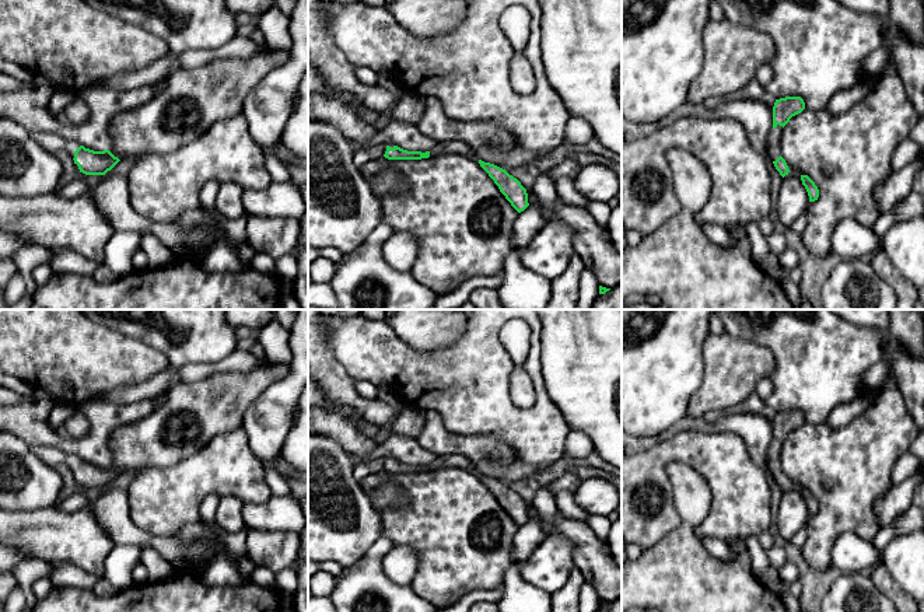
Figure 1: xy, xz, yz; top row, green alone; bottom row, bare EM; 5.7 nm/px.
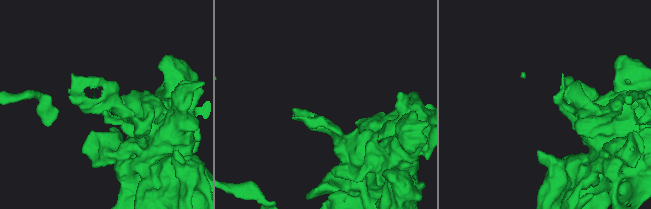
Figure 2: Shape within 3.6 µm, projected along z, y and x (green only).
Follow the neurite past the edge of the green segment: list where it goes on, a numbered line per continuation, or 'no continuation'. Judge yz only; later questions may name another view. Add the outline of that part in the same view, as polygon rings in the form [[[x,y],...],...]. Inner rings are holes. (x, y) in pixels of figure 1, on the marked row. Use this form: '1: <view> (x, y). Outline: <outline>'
1: yz (773, 142). Outline: [[[777,125],[776,129],[771,129],[769,133],[769,139],[767,139],[767,158],[773,162],[776,161],[780,155],[780,139],[783,134],[783,126]]]

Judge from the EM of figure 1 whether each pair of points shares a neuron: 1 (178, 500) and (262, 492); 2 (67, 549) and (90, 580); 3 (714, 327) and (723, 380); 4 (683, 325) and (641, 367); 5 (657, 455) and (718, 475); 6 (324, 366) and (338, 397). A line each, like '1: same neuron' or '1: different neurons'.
1: same neuron
2: different neurons
3: different neurons
4: same neuron
5: same neuron
6: same neuron

